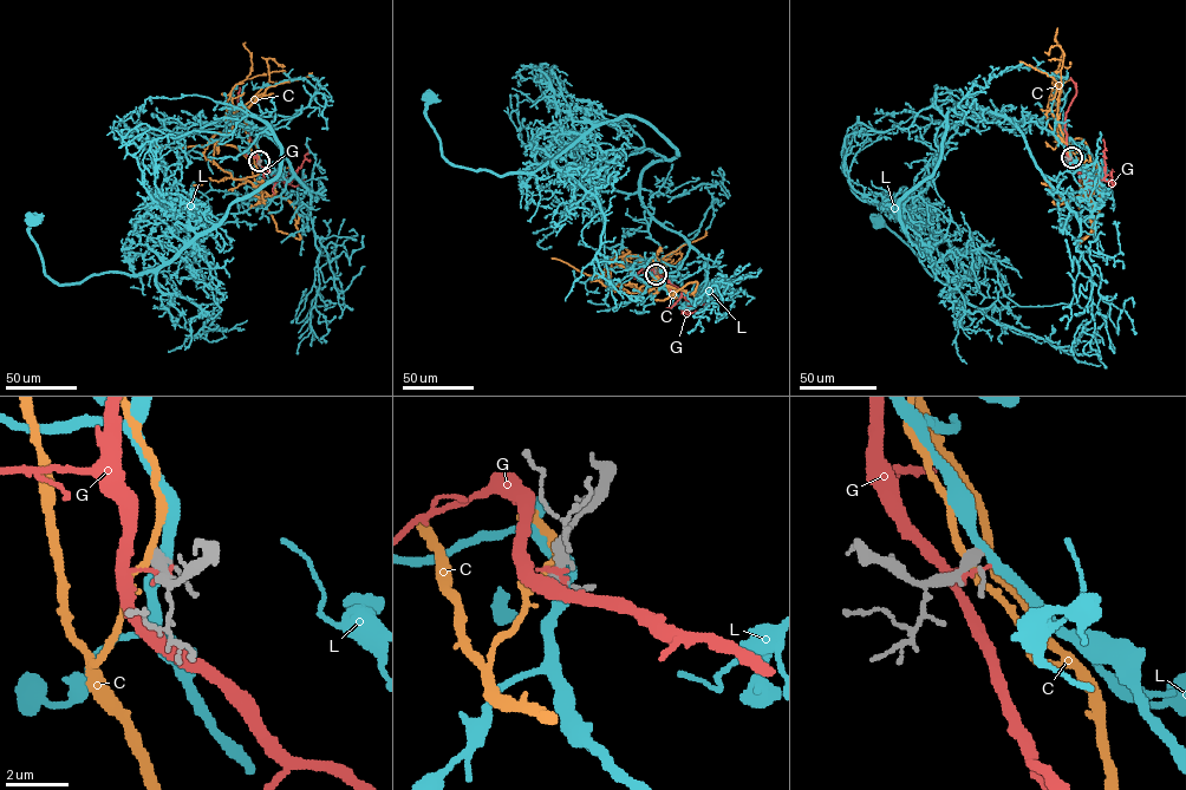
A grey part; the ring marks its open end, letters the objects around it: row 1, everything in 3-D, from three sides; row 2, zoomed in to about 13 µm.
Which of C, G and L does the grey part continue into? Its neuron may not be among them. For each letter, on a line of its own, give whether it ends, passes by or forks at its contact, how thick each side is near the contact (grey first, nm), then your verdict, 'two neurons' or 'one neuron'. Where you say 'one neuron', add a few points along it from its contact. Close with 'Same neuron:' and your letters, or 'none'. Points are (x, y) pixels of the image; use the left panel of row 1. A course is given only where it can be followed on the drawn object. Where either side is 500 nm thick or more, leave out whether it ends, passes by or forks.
C: it passes by; calibres 320 and 220 nm; two neurons
G: it ends; calibres 360 and 180 nm; two neurons
L: it passes by; calibres 280 and 320 nm; two neurons
Same neuron: none

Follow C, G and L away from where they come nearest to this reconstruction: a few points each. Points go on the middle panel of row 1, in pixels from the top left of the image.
C: (655, 273), (634, 293), (600, 276), (605, 262), (619, 265), (623, 256), (665, 267), (679, 249)
G: (656, 273), (678, 287), (690, 305), (705, 305), (702, 302)
L: (656, 274), (640, 180), (677, 151), (650, 125), (594, 124), (534, 171), (497, 175), (442, 155), (432, 95)

